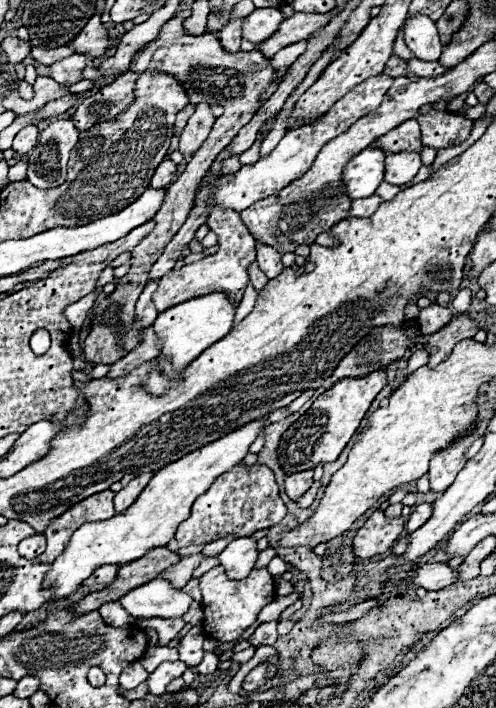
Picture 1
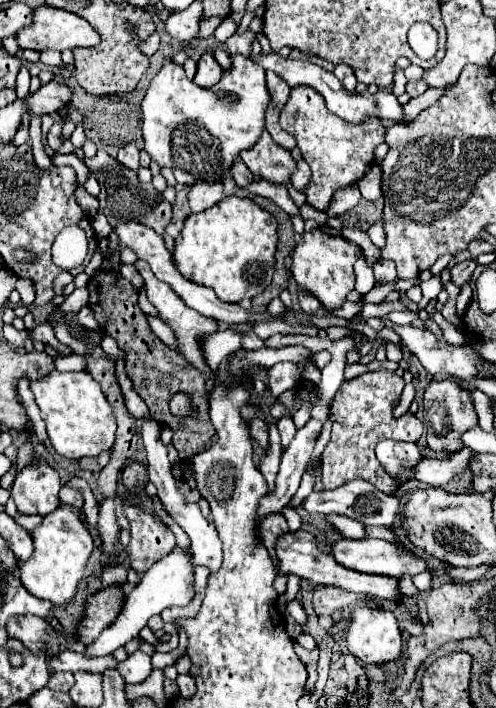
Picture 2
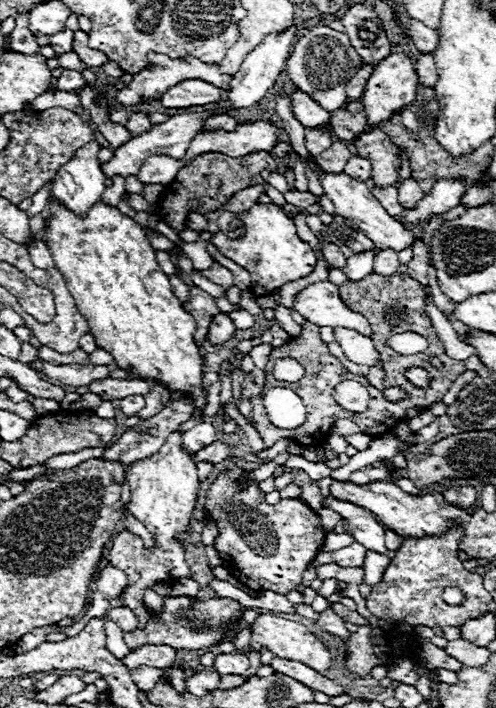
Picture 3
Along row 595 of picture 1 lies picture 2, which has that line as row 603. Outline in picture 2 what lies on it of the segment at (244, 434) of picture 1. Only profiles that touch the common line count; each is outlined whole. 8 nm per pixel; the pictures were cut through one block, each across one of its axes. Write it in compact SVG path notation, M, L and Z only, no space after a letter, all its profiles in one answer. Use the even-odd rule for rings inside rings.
M60 506L54 514L44 516L42 524L32 532L34 554L20 562L20 580L30 594L40 600L48 600L54 606L66 606L76 596L78 586L84 578L84 568L94 550L94 540L80 520L80 516L70 506Z

